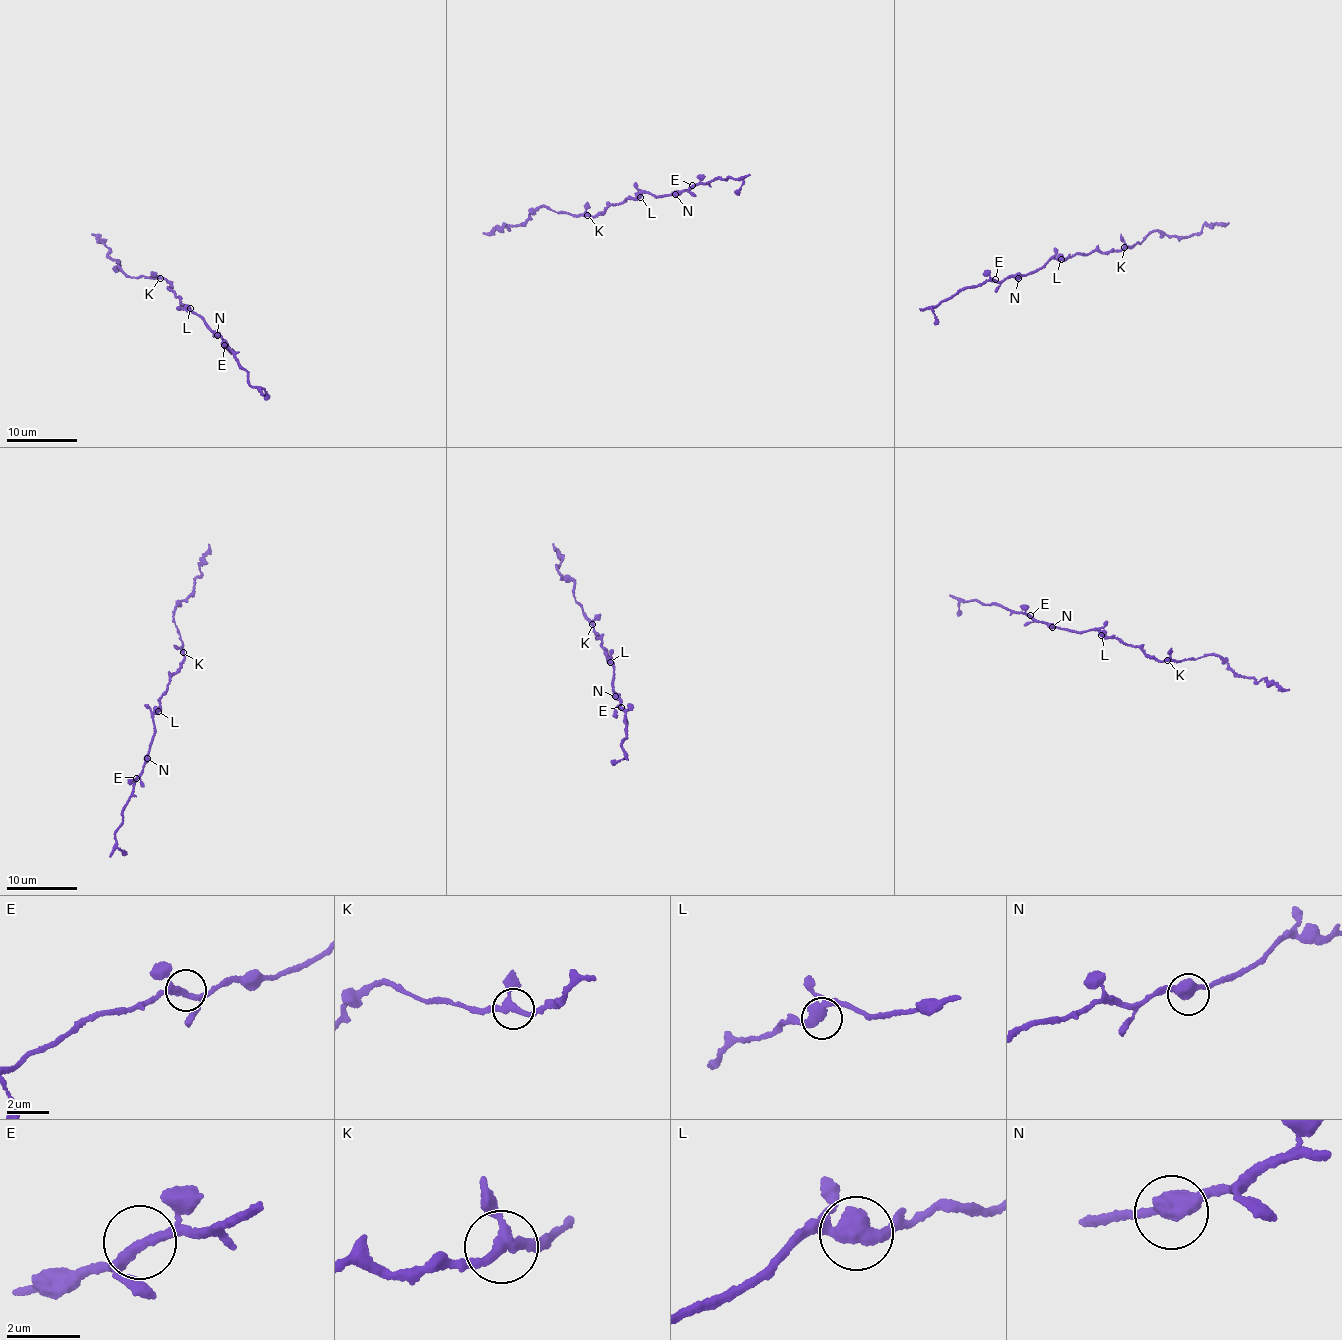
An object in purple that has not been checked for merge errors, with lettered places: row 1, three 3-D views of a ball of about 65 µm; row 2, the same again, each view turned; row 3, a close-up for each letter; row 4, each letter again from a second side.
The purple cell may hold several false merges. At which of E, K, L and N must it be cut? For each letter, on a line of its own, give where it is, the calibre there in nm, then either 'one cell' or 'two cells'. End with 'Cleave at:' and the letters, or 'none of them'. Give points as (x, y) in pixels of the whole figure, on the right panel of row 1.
E: at (995, 279); 220 nm thick; one cell
K: at (1124, 247); 240 nm thick; one cell
L: at (1061, 259); 380 nm thick; one cell
N: at (1018, 278); 480 nm thick; one cell
Cleave at: none of them

